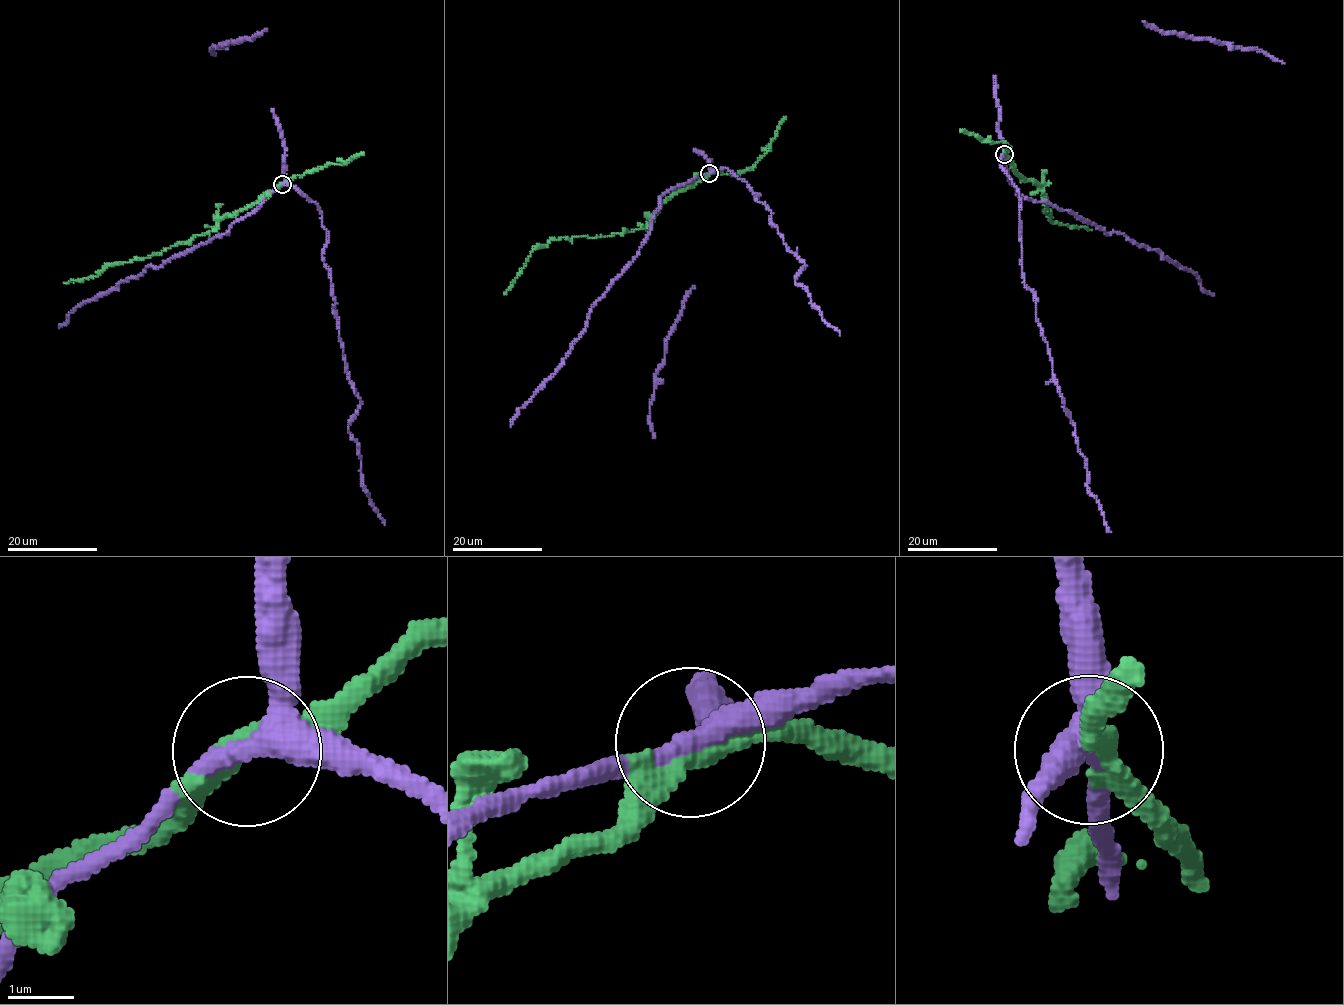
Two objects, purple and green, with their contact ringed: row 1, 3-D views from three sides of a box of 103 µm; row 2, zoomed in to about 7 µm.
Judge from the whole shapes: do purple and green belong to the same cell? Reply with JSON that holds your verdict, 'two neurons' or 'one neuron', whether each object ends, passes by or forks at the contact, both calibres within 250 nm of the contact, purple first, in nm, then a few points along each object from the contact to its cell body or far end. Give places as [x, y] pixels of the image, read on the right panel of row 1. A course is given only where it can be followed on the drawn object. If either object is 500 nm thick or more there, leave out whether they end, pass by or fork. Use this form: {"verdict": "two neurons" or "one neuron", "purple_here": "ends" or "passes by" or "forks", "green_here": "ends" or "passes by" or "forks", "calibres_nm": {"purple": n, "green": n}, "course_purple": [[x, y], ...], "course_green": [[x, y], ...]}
{"verdict": "two neurons", "purple_here": "forks", "green_here": "passes by", "calibres_nm": {"purple": 320, "green": 320}, "course_purple": [[1004, 155], [1000, 165], [1018, 193], [1022, 278], [1034, 294], [1052, 375], [1084, 458], [1087, 489], [1110, 532]], "course_green": [[1004, 155], [1021, 175], [1041, 185], [1048, 204], [1044, 212], [1049, 212], [1052, 222], [1091, 230]]}

